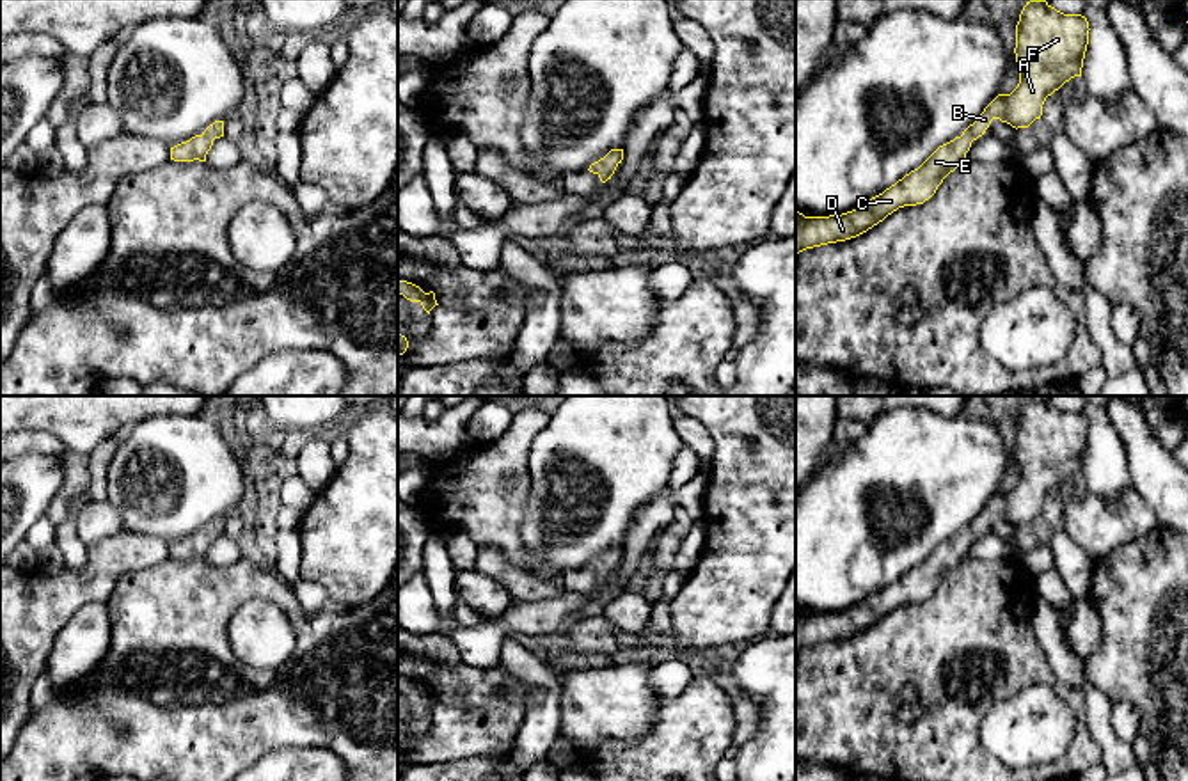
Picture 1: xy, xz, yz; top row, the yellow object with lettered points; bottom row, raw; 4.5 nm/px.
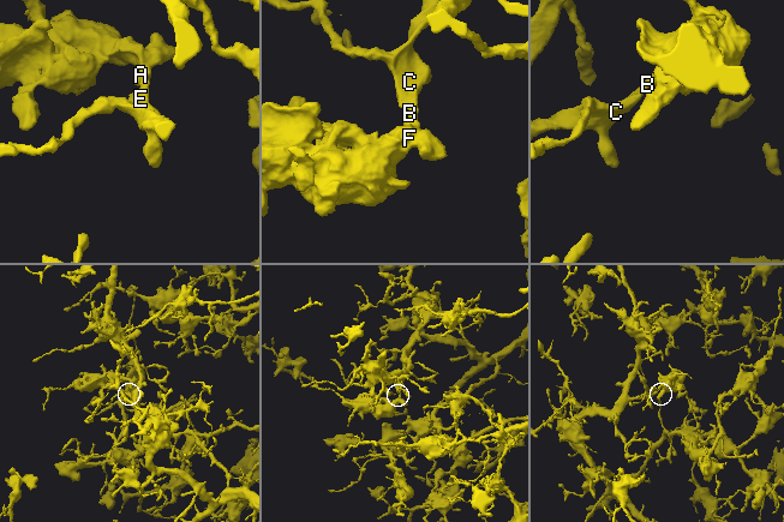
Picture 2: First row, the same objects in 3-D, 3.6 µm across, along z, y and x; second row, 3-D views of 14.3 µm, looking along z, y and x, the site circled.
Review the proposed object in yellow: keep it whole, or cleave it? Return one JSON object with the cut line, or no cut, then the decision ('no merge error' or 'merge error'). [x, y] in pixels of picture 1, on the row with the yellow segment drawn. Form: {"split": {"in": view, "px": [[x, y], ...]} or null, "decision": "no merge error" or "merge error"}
{"split": null, "decision": "no merge error"}

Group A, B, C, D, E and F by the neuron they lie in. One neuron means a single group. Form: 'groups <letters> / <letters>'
groups A B C D E F

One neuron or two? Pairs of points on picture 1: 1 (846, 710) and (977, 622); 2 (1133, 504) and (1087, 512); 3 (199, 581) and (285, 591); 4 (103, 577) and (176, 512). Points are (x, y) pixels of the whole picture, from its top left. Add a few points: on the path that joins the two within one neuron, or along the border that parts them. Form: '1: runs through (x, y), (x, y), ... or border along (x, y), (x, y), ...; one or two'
1: runs through (878, 677), (911, 643), (943, 643); one
2: runs through (1123, 512), (1098, 512); one
3: runs through (221, 584), (263, 584); one
4: border along (125, 528), (160, 536), (169, 545); two

